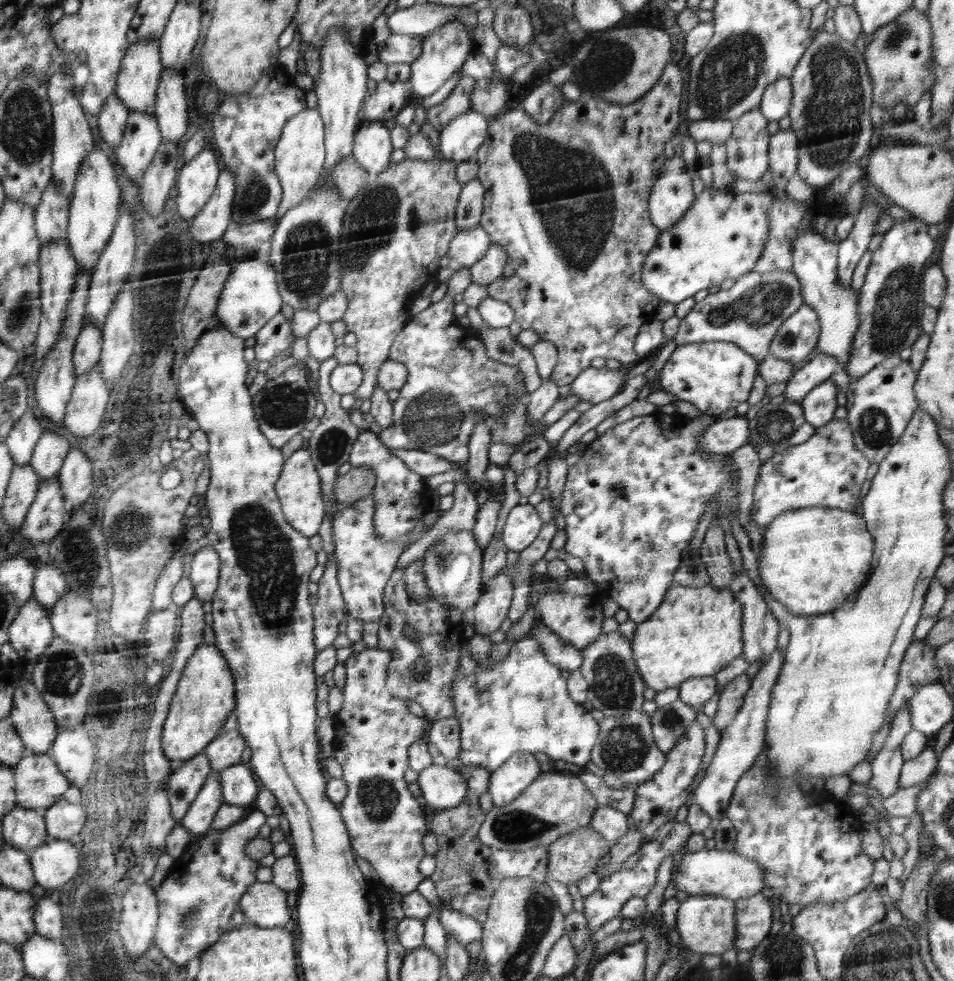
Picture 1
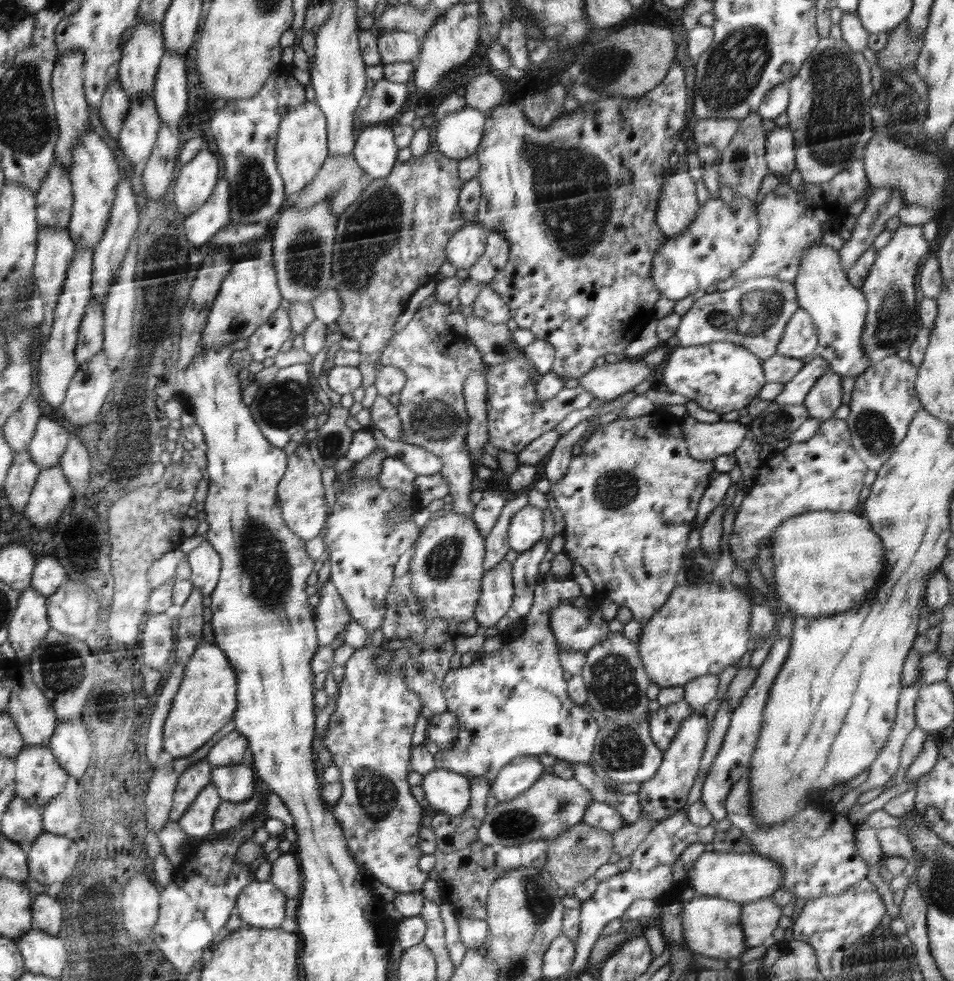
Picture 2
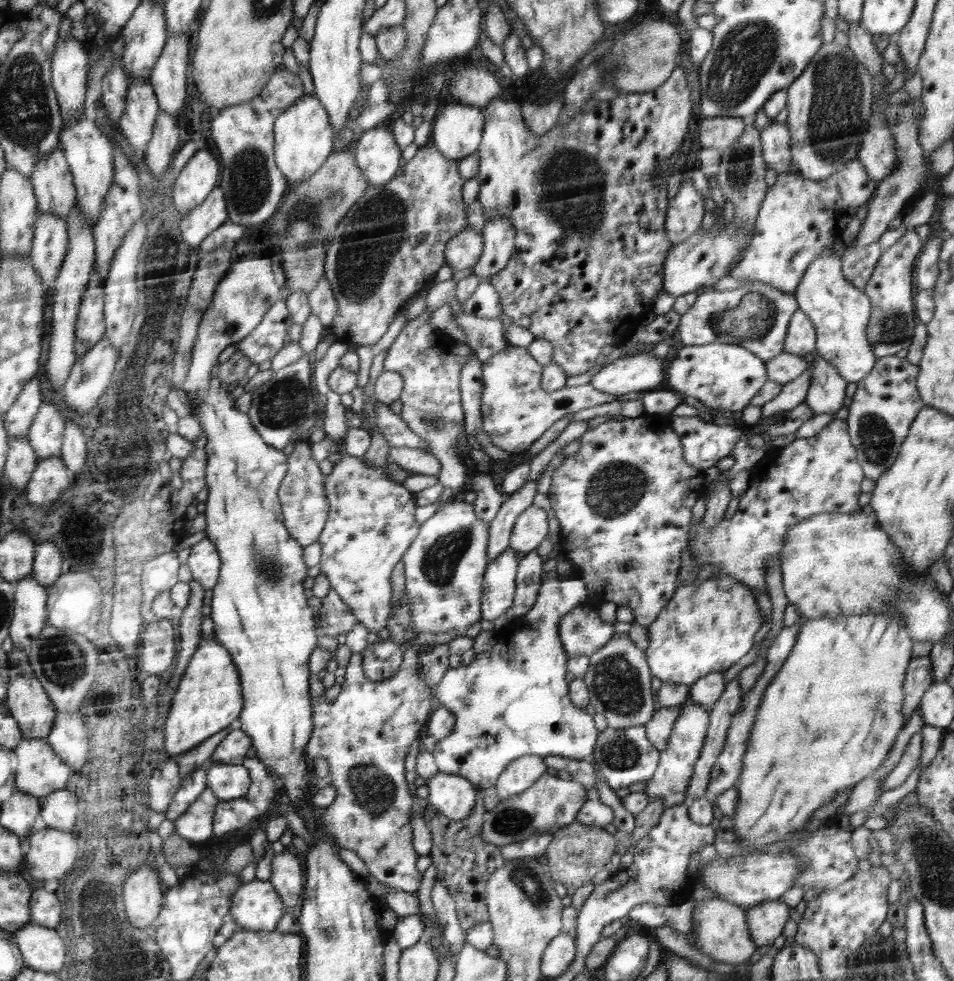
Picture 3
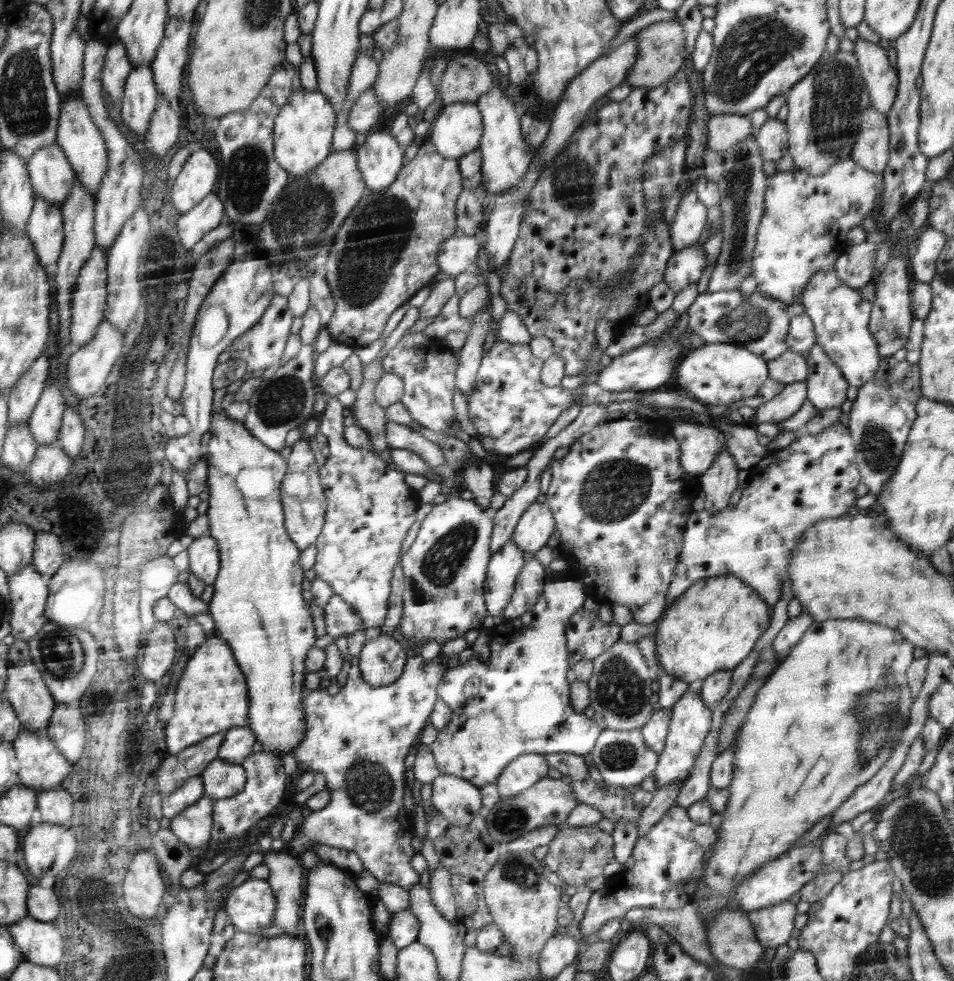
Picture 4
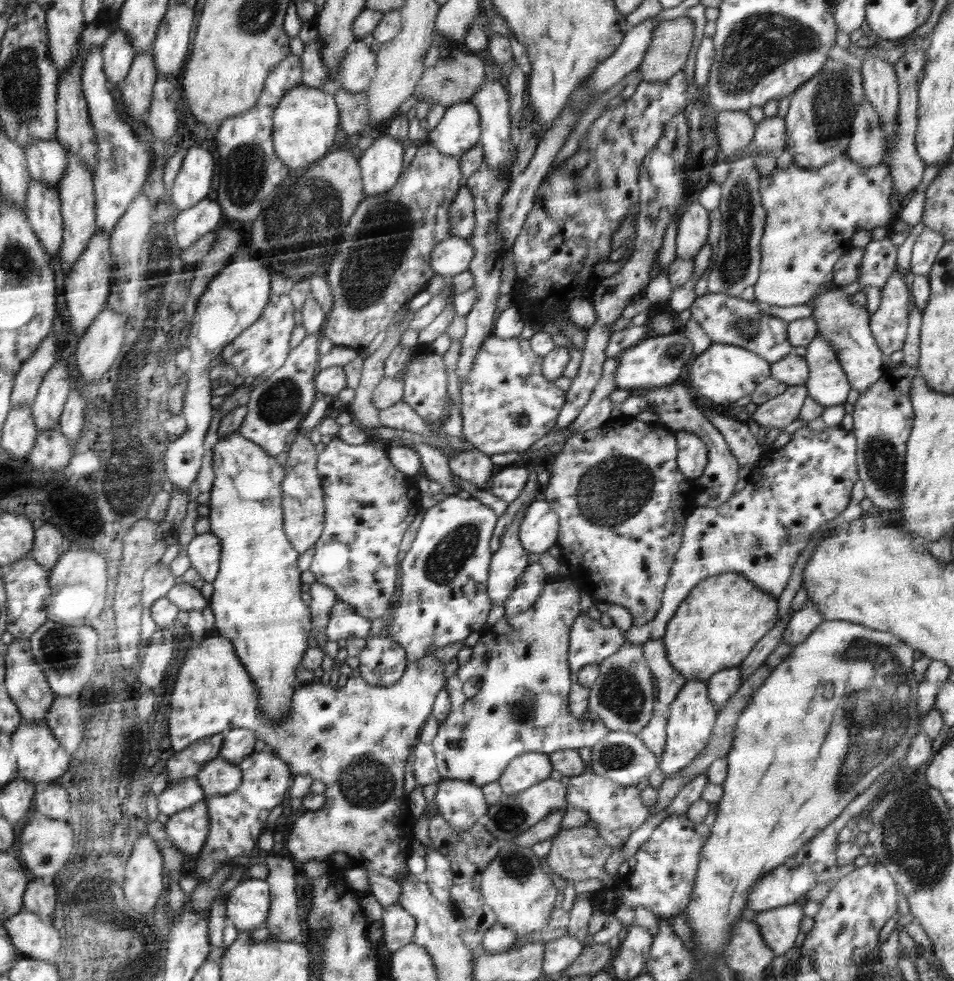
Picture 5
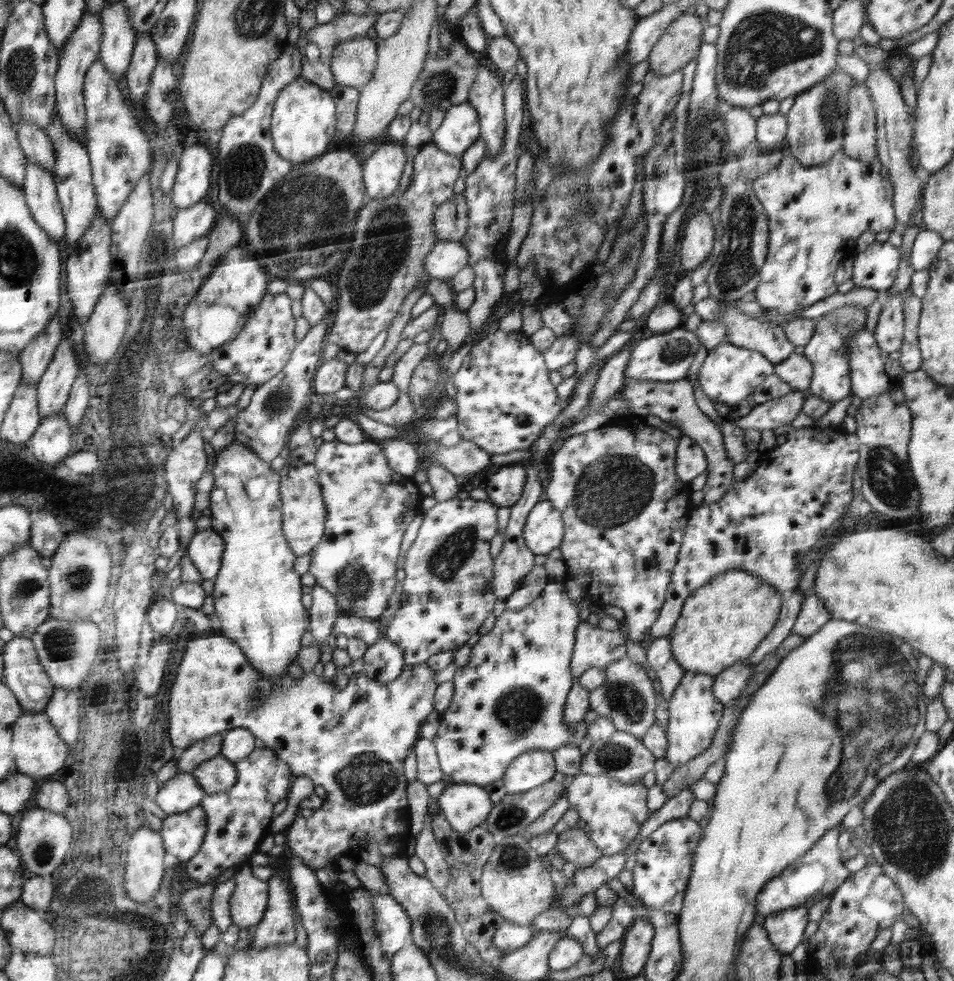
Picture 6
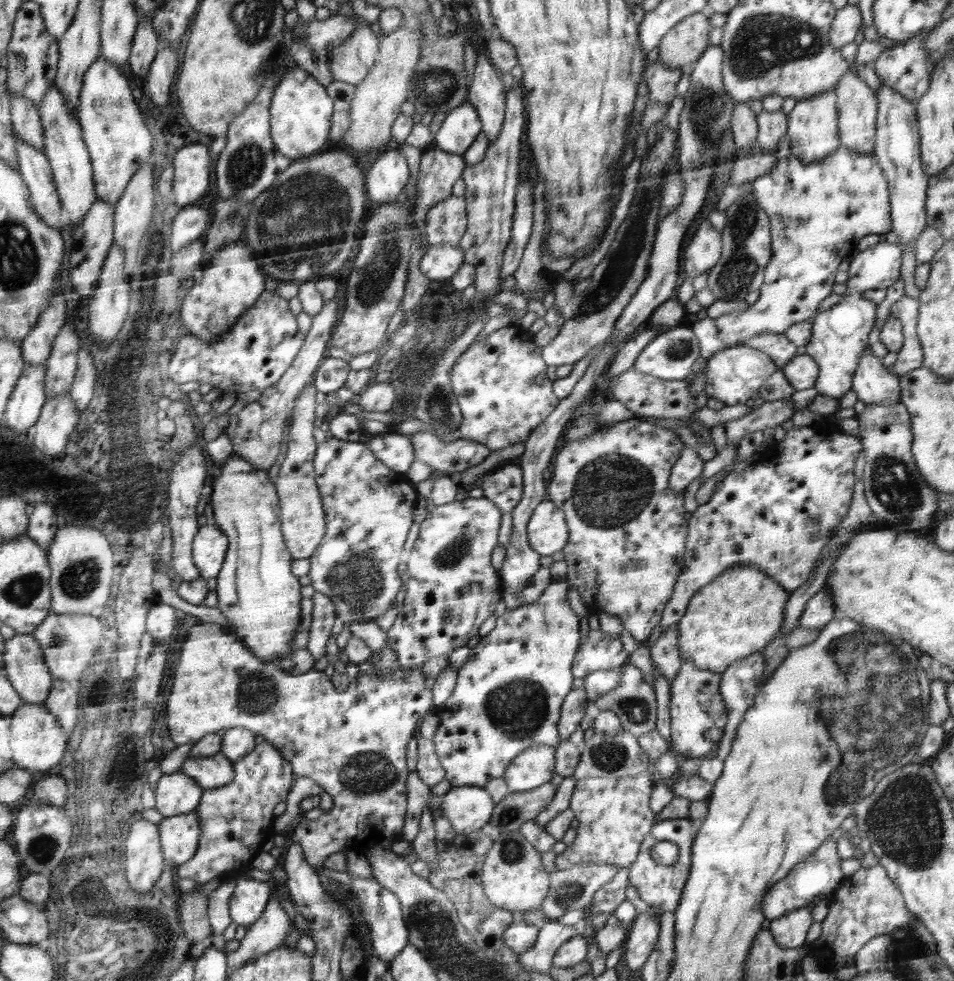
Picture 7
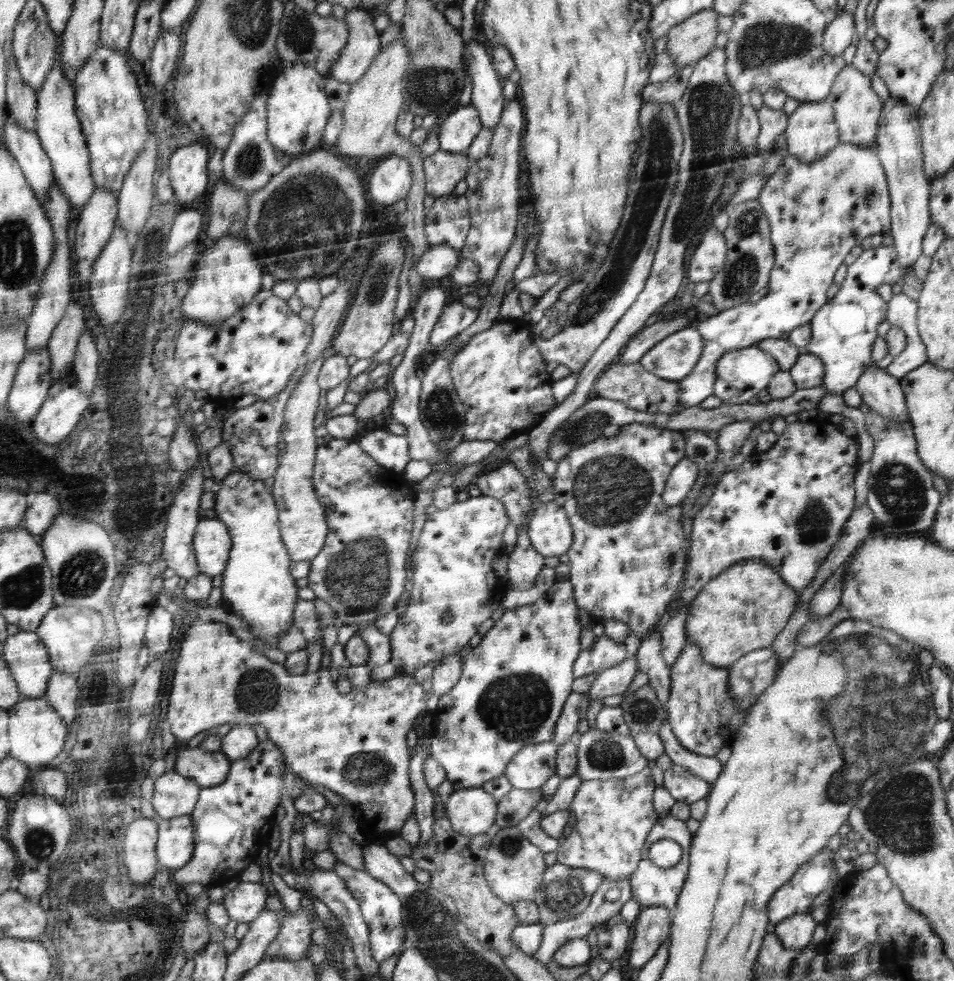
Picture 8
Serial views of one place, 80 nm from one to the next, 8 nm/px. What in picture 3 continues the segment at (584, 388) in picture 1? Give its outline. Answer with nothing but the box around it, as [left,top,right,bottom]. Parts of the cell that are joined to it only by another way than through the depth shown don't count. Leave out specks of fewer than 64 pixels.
[589,352,666,394]

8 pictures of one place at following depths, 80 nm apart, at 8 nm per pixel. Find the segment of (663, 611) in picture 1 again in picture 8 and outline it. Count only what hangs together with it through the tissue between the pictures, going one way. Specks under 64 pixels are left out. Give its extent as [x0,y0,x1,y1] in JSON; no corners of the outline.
[685,560,798,669]

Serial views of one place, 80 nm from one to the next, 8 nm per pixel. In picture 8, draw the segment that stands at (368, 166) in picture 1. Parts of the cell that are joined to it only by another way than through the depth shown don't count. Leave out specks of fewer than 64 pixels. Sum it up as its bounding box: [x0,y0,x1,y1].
[368,155,413,205]

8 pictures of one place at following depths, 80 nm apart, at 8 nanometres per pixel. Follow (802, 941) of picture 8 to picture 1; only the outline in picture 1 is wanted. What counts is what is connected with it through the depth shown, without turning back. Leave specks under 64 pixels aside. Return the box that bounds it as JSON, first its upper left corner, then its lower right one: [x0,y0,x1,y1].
[733,890,772,951]

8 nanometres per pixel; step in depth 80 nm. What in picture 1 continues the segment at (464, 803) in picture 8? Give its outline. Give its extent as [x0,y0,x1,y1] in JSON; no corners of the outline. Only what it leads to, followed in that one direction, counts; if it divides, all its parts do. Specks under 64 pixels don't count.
[419,761,468,810]

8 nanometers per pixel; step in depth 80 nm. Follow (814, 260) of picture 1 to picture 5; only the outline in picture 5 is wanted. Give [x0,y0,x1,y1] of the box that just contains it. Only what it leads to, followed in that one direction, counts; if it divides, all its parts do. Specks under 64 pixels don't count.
[809,286,885,391]

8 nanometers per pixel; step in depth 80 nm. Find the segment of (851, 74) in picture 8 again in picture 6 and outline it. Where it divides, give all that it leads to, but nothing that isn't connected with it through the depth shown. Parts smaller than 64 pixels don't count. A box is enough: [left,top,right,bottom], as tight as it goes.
[843,83,877,162]

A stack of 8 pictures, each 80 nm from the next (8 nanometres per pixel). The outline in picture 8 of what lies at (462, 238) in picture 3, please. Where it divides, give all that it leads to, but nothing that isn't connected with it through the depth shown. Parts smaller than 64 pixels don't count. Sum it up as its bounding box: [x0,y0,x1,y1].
[416,243,460,279]

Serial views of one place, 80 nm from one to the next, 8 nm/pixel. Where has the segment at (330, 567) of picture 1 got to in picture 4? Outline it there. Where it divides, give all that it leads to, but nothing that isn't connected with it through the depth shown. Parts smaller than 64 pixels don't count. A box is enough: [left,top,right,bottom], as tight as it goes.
[323,595,365,640]

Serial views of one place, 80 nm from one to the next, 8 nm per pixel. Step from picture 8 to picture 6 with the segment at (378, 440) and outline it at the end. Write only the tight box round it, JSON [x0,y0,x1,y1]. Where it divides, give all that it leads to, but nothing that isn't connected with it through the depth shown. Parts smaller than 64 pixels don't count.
[378,438,421,476]

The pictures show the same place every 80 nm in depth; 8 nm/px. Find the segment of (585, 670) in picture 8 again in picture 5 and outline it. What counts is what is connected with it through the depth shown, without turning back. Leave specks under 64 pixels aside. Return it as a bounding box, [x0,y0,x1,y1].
[570,612,625,675]

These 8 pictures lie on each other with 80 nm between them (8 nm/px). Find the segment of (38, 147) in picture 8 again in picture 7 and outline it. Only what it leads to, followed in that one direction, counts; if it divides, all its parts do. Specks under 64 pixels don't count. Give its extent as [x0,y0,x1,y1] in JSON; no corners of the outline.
[16,137,65,231]

